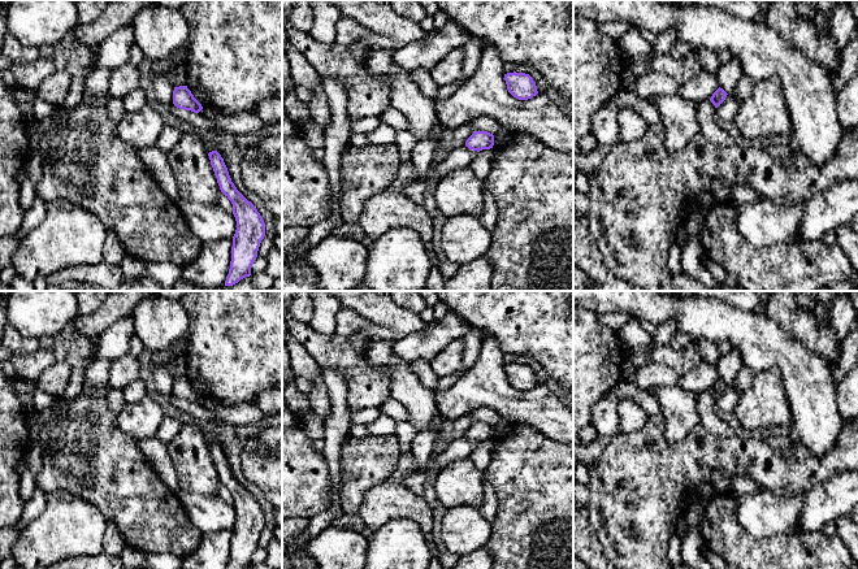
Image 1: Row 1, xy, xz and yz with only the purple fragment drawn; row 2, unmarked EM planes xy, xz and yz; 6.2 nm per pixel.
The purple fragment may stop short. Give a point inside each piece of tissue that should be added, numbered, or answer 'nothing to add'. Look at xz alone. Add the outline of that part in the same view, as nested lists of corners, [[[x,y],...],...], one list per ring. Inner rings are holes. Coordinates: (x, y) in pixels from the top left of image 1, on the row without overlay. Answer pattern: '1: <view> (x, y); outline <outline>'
nothing to add

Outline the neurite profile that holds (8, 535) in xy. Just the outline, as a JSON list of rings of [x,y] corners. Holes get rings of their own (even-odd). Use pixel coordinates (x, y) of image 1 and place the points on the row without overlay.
[[[36,488],[30,500],[25,503],[18,522],[14,526],[0,527],[0,564],[10,556],[12,547],[17,542],[20,533],[46,508],[46,504],[46,494]]]

